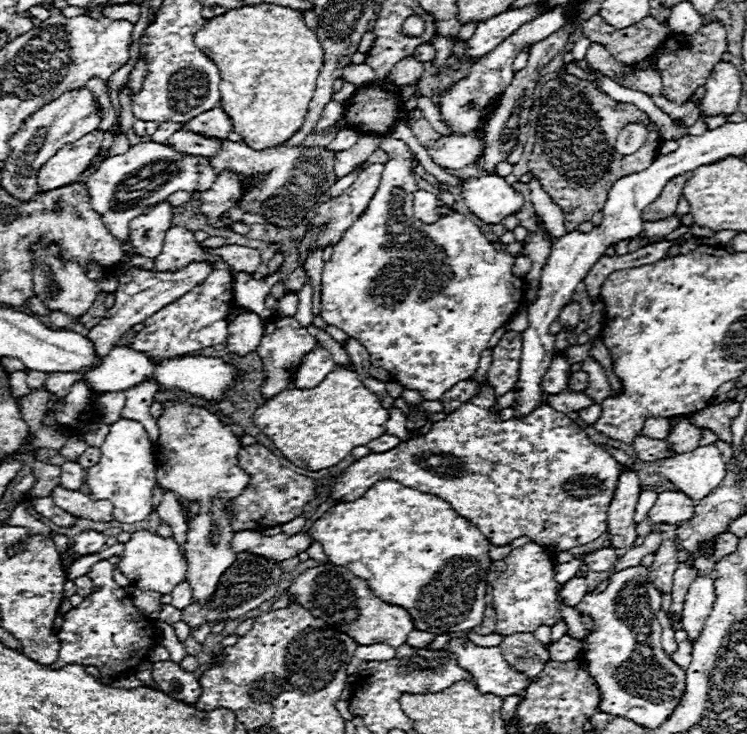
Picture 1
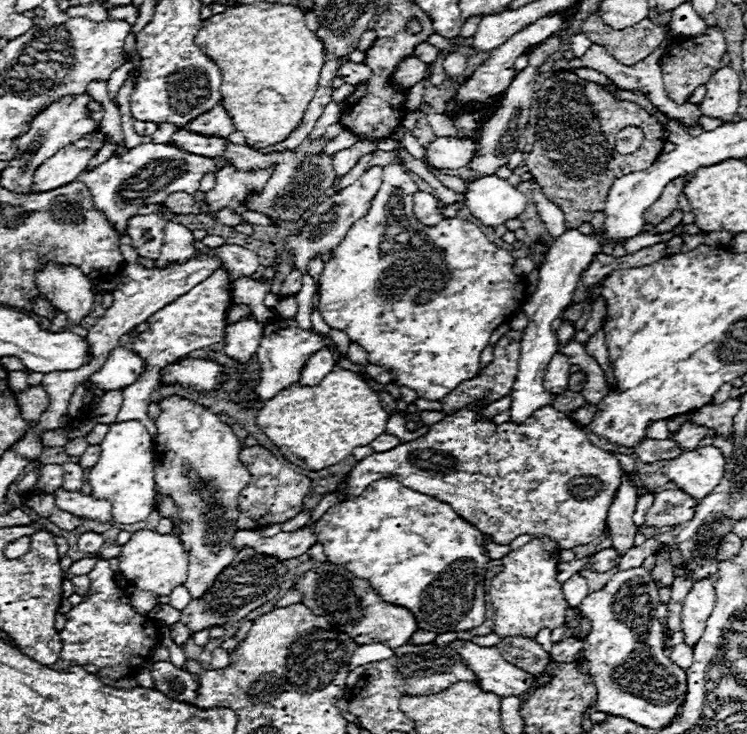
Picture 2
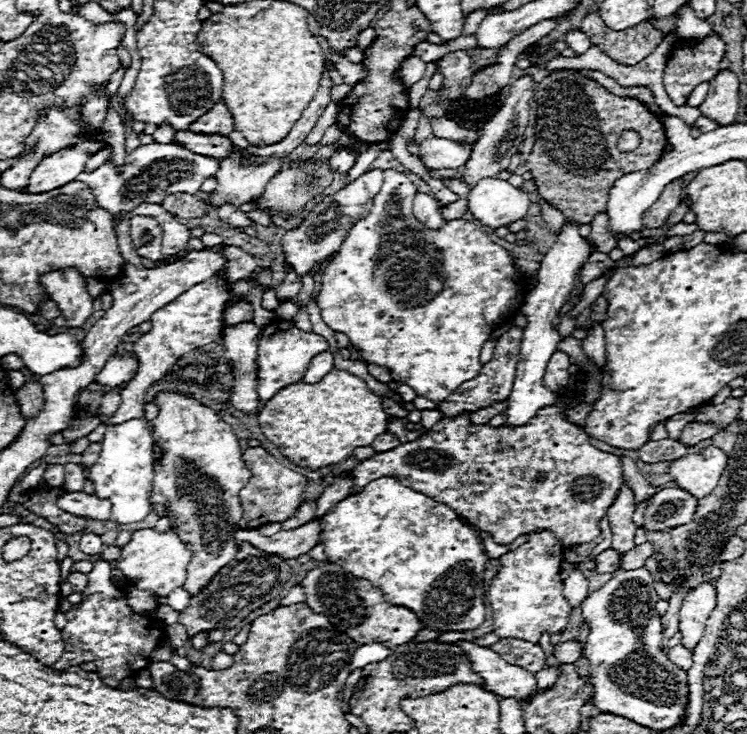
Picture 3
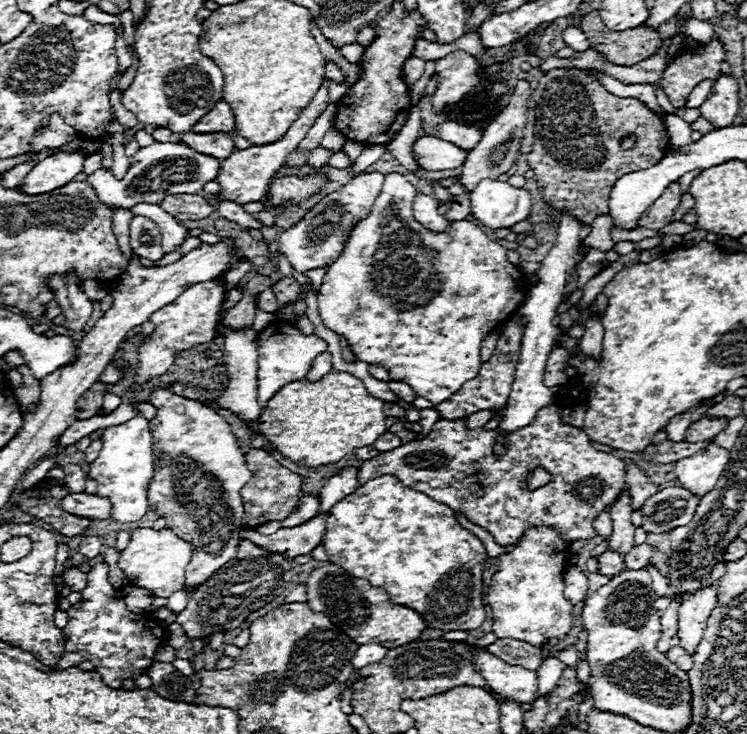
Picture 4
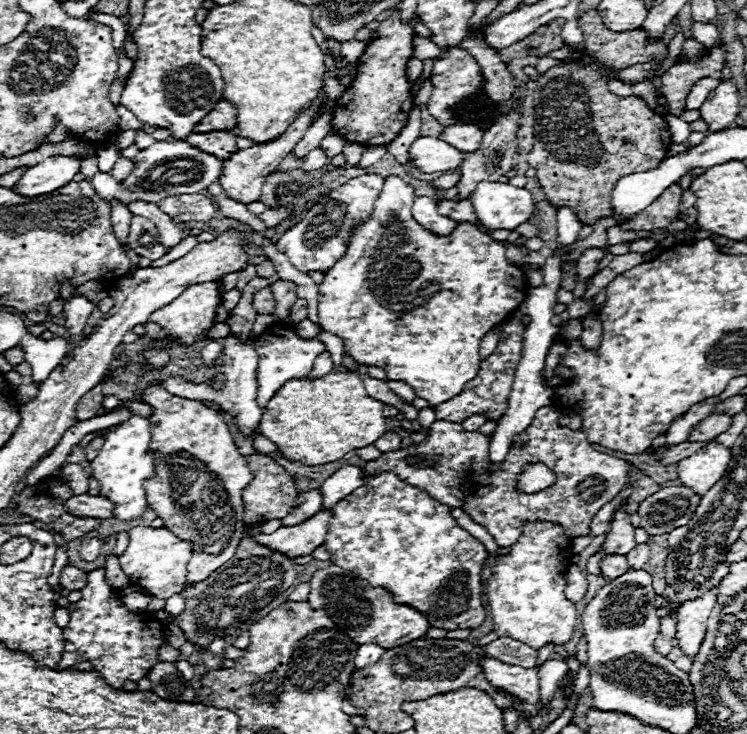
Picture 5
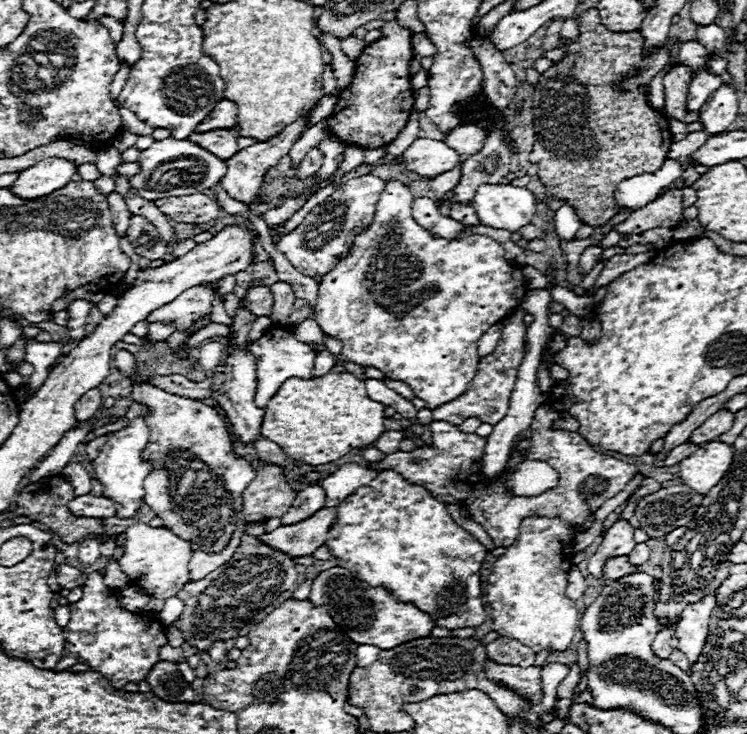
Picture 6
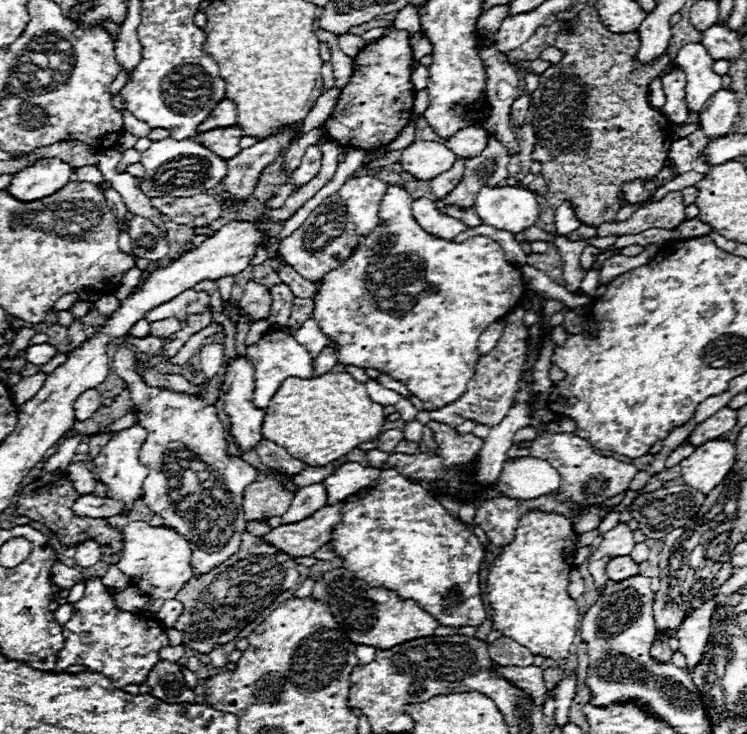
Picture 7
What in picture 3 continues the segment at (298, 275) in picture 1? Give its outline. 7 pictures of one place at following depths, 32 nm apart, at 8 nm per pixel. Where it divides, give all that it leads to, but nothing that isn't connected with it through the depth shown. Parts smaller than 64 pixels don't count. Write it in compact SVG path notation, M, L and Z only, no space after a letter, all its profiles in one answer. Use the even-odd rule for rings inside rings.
M290 272L290 274L286 274L286 278L278 284L278 288L274 292L280 302L286 302L286 300L294 300L298 296L300 288L302 288L302 282L300 282L298 274Z

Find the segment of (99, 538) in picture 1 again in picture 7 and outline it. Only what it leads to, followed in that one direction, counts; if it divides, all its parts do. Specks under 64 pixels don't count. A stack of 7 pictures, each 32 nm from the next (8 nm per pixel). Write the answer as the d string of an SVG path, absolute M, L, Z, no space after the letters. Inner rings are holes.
M86 540L82 544L78 544L76 554L74 554L74 562L82 568L90 568L94 566L98 560L102 558L102 552L98 548L98 544L94 540Z

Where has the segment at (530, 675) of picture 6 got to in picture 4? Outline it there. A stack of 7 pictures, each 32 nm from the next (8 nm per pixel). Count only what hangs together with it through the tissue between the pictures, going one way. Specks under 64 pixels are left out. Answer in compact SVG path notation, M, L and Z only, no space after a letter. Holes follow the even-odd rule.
M486 650L474 652L474 666L486 678L488 686L506 698L532 704L538 698L538 676L536 670L526 670L522 666L504 664L500 658Z

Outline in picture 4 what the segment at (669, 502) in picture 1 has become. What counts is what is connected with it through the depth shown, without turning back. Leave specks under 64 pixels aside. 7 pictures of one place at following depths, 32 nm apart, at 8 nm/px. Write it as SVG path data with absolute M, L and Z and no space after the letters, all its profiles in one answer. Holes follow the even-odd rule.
M664 488L642 504L642 528L652 534L670 532L692 520L698 506L698 496L686 488Z

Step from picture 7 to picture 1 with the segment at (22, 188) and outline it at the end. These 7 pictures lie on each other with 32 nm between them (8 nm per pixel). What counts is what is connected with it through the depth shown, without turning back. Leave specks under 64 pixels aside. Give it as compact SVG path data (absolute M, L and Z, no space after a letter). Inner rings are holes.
M94 130L80 140L66 144L60 152L56 152L40 170L38 170L38 186L42 192L72 184L78 176L90 166L90 160L100 152L104 140L102 130Z

